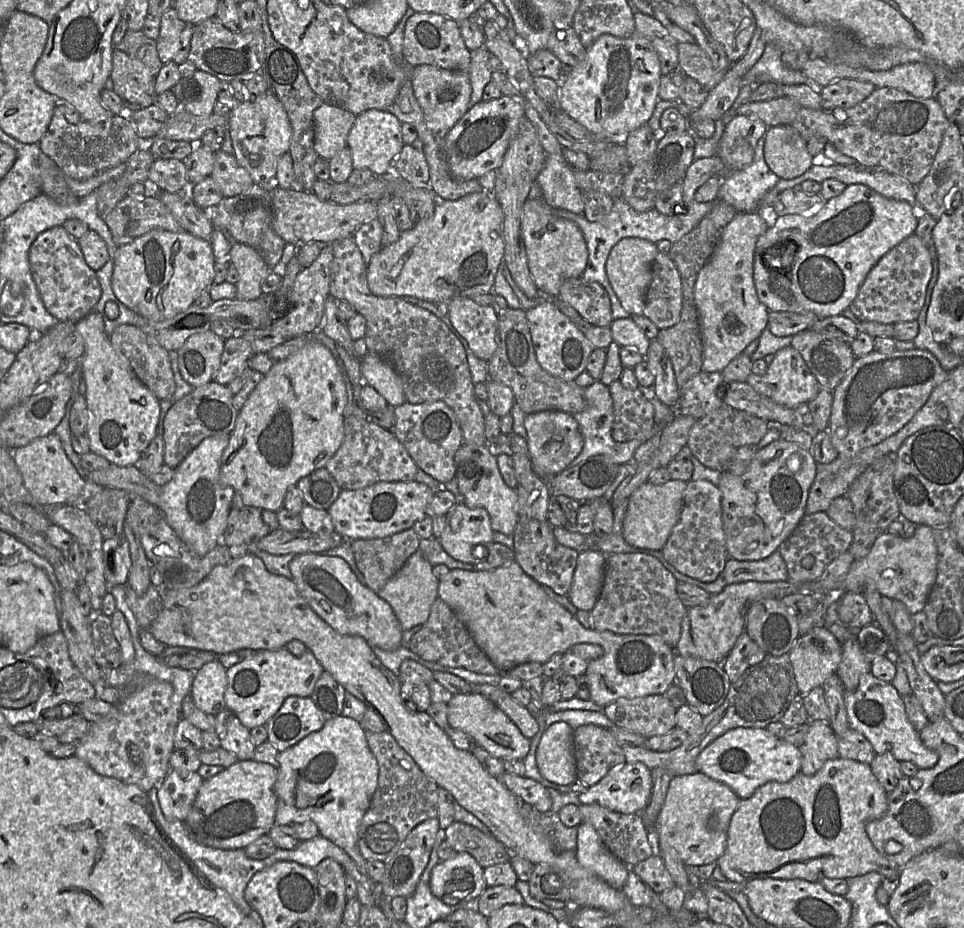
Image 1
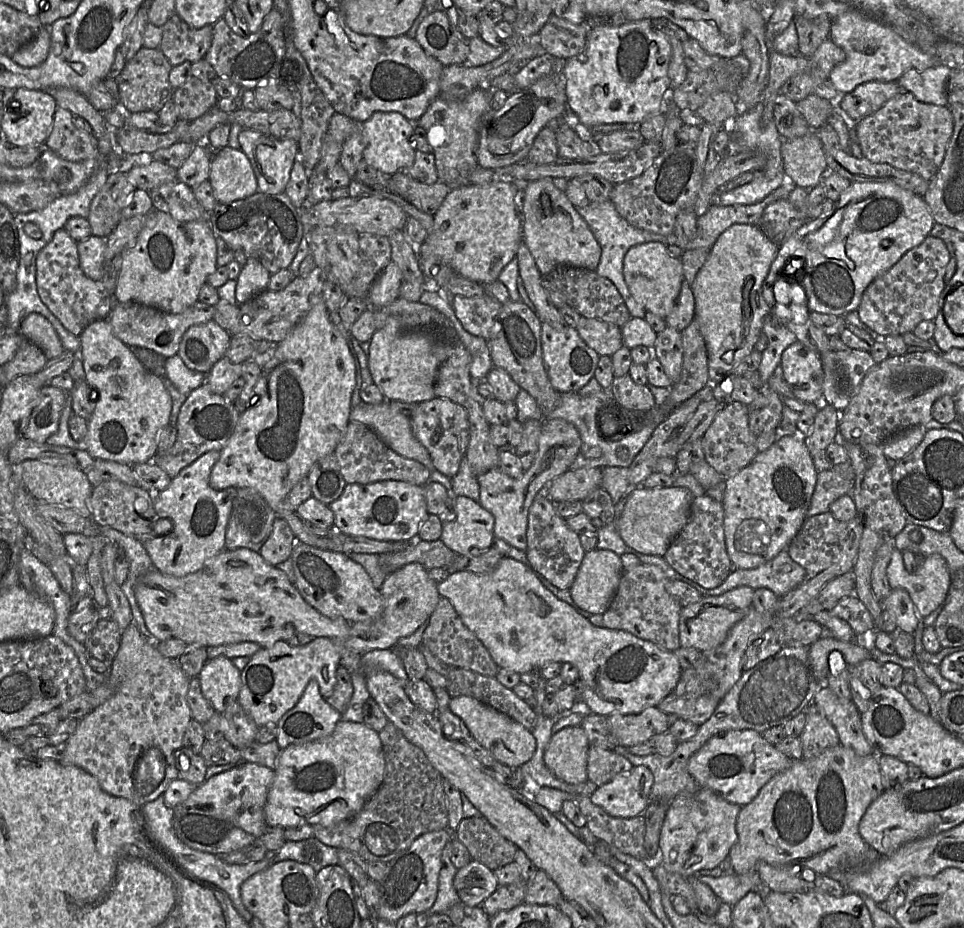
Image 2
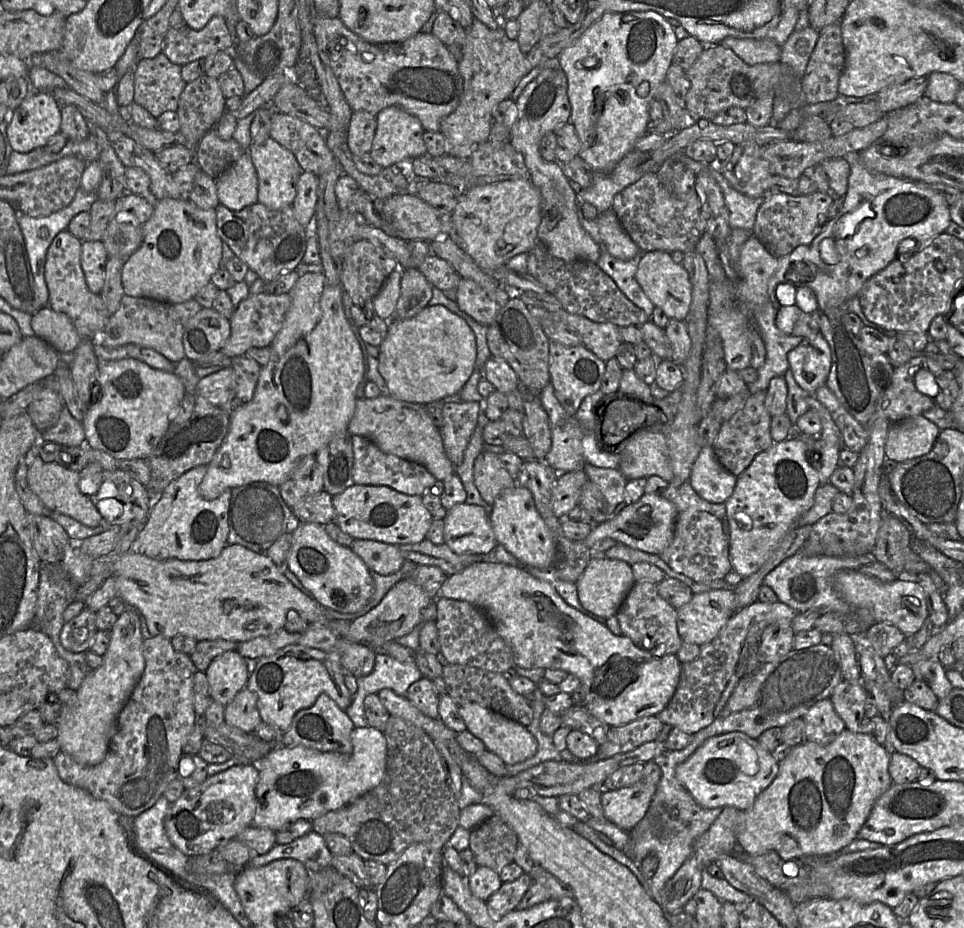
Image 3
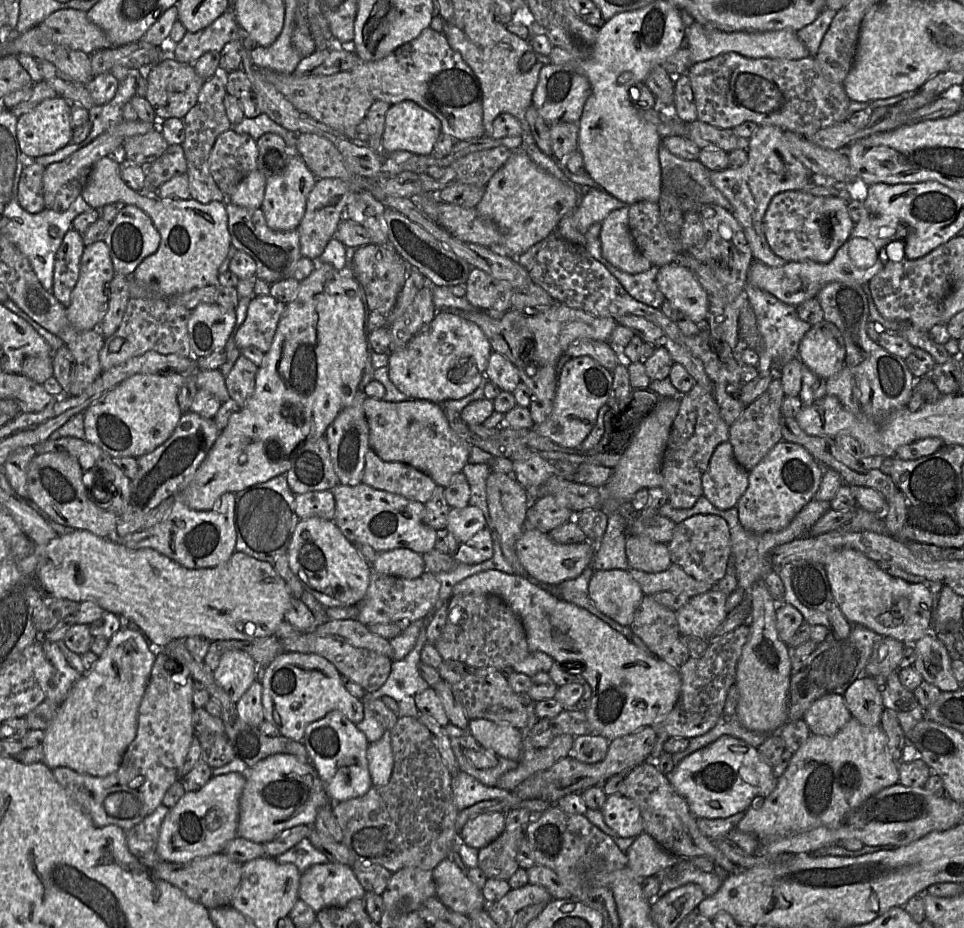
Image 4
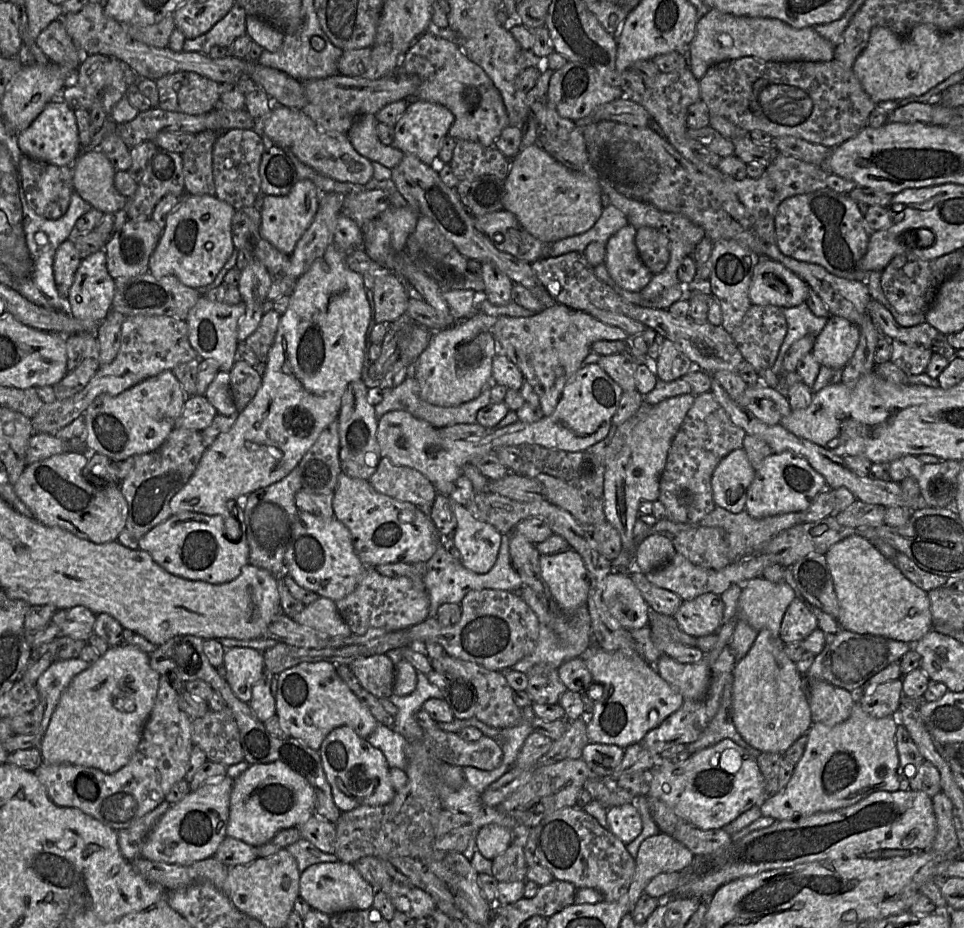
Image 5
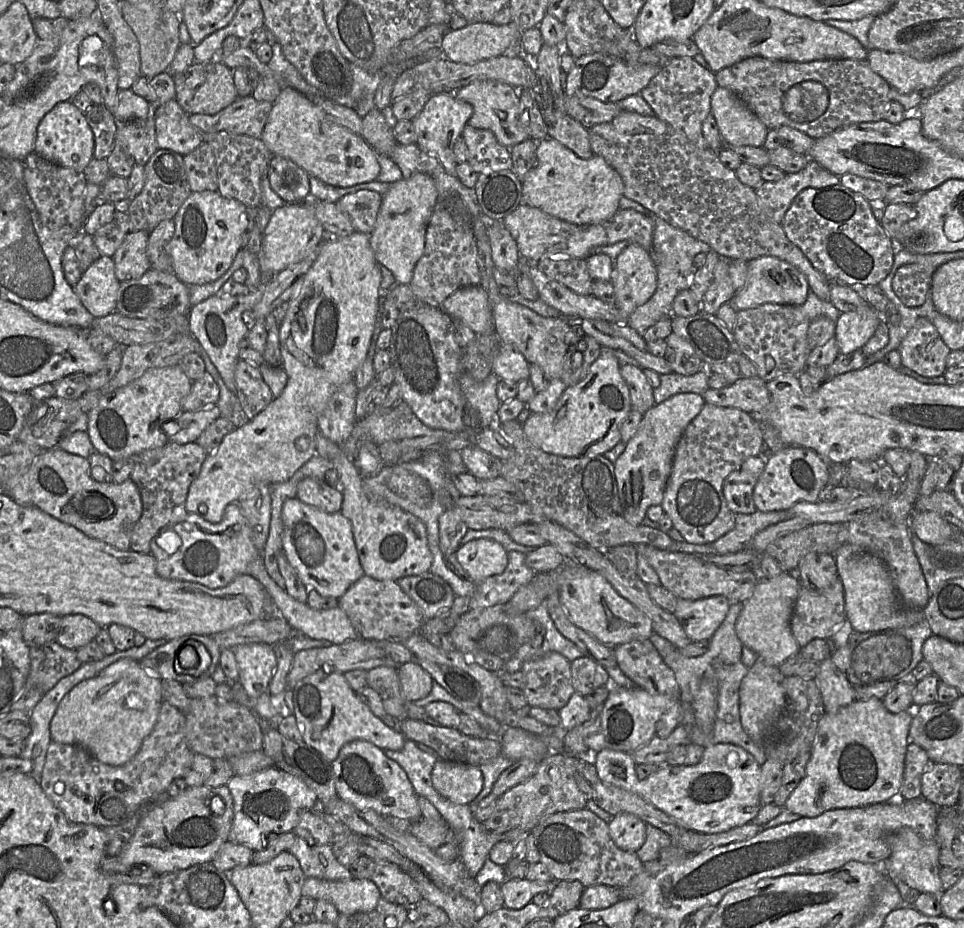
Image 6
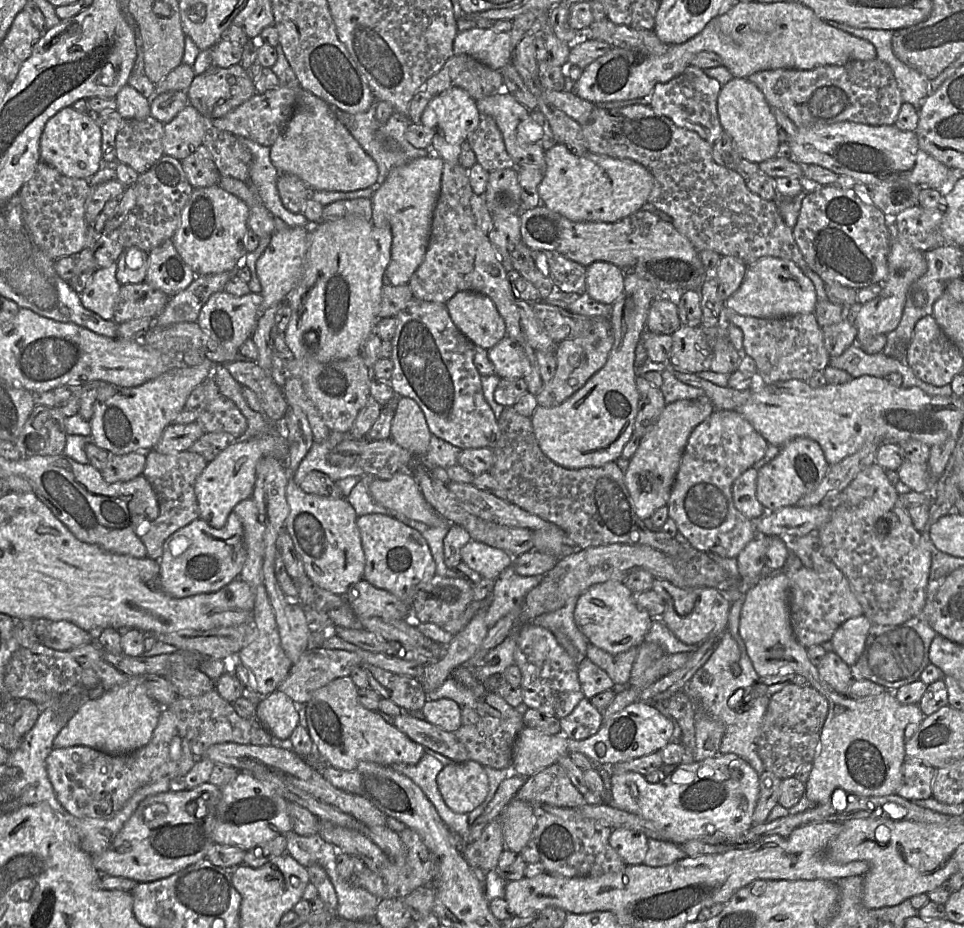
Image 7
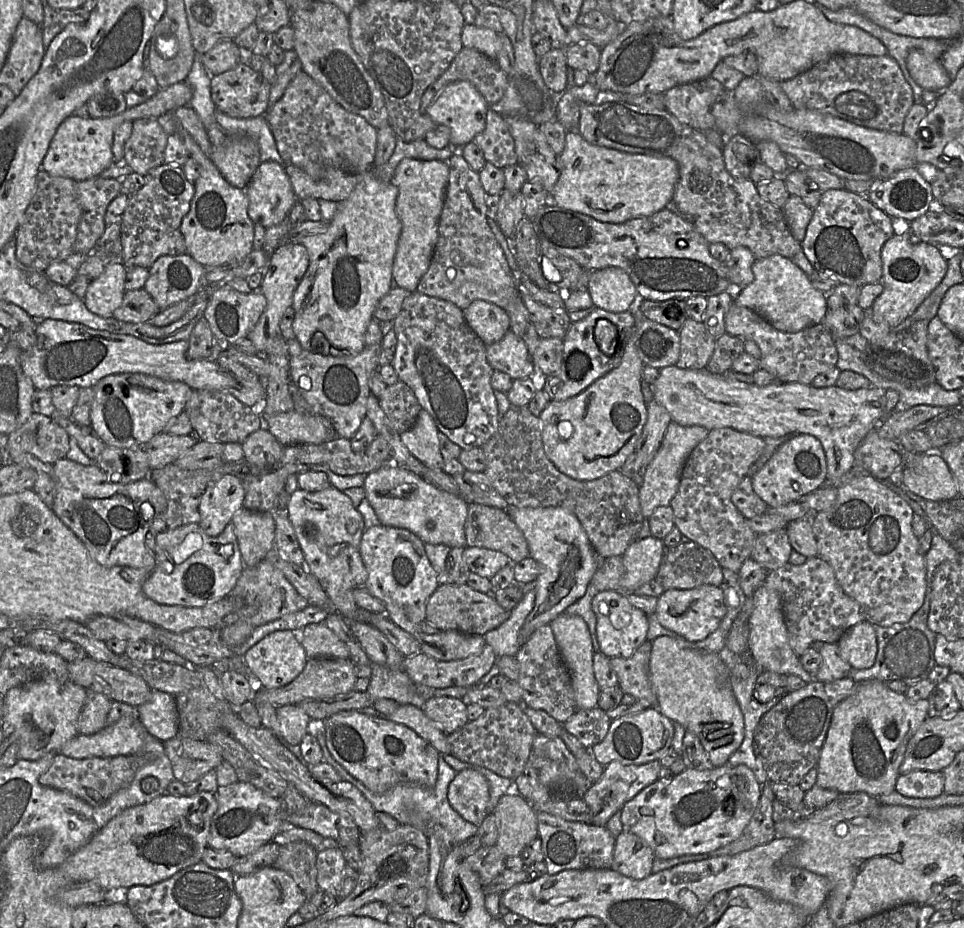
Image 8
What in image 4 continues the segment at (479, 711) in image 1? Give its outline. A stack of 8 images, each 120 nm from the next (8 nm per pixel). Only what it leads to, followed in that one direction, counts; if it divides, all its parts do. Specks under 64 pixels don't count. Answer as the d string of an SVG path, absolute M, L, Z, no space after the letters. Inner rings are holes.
M486 719L469 720L468 729L481 747L493 751L499 758L520 759L522 737L519 729Z

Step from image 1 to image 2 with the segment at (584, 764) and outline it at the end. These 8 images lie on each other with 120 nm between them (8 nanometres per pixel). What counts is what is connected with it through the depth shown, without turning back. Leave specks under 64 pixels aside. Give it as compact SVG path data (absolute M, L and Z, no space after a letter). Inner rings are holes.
M590 745L588 750L588 780L598 787L611 781L617 775L630 771L633 765L621 754Z

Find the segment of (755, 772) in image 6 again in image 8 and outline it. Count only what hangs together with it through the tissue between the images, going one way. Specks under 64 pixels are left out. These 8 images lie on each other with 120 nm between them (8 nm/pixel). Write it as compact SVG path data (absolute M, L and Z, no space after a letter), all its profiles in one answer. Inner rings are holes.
M727 763L725 765L703 771L686 768L682 773L678 774L677 776L674 776L671 779L671 781L657 780L653 784L641 790L634 798L626 802L620 810L621 822L625 831L628 831L638 836L652 849L655 858L671 859L684 855L707 854L732 843L742 835L743 831L748 826L750 819L752 818L759 805L760 797L761 784L757 781L752 770L748 768L746 765L740 764L738 766L730 766ZM737 777L743 777L745 779L745 787L743 787L743 789L741 789L741 787L736 786L735 782Z

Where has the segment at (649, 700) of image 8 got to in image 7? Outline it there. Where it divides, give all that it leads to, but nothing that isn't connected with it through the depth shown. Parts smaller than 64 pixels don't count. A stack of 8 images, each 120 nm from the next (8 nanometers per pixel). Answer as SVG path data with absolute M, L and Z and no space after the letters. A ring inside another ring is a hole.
M588 642L585 657L604 670L620 689L629 685L632 667L638 655L639 646L629 650L610 654Z

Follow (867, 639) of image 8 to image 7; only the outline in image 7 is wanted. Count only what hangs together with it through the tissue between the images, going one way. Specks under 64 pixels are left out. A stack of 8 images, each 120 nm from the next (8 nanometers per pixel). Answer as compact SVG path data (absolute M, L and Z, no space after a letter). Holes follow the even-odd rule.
M864 615L844 622L832 637L835 652L850 668L861 657L866 639L873 624Z

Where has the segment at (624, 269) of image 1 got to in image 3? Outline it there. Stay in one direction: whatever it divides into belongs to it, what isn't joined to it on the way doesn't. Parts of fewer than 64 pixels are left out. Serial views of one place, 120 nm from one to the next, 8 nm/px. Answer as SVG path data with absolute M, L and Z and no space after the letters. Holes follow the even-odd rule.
M650 251L642 254L635 278L643 292L655 307L660 308L670 318L684 320L692 302L692 283L682 264L675 263L671 254L665 251Z

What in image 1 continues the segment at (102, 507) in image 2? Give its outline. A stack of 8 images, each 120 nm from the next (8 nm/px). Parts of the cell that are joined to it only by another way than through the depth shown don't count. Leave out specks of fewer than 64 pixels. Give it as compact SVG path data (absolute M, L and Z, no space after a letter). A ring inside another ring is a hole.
M132 497L125 521L129 522L131 527L136 531L150 564L161 574L163 578L163 590L178 590L193 587L204 580L213 568L224 565L233 559L229 548L224 543L219 543L202 557L195 555L170 527L165 513L157 506L139 497Z

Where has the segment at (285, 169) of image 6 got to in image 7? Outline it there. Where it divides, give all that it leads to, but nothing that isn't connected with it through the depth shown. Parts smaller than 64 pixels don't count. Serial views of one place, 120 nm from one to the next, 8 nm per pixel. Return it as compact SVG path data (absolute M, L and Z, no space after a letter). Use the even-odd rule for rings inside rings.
M279 173L276 187L283 205L292 213L303 214L313 190L299 177L289 173Z

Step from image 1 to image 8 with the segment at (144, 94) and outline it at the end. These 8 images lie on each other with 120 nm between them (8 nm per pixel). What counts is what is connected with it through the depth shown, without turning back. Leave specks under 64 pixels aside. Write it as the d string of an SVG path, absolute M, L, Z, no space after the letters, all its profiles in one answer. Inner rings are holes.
M240 62L229 71L211 76L211 99L217 111L233 118L264 116L269 109L271 87L260 71L256 72L245 62Z

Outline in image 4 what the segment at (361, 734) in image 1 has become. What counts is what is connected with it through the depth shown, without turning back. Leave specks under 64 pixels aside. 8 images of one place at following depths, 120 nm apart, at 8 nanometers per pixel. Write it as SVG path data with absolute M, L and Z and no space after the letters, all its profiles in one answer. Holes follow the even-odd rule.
M389 731L377 741L369 743L367 761L373 786L388 784L394 765ZM272 755L253 767L248 767L243 775L246 784L239 800L237 836L255 843L265 844L276 838L282 831L298 825L313 826L318 810L330 802L311 762L303 762L293 755Z

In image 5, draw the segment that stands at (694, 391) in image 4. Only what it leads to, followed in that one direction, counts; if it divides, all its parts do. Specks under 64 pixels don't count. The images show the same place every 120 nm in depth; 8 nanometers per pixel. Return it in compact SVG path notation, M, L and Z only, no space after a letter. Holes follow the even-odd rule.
M711 392L695 396L692 407L671 442L660 477L658 499L665 506L669 520L700 525L714 510L716 504L711 487L713 472L725 456L742 448L746 434L745 430L731 421Z

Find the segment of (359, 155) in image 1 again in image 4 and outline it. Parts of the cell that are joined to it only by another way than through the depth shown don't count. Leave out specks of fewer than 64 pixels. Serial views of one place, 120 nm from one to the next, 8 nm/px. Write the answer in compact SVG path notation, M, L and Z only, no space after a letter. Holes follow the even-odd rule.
M405 100L391 105L387 111L378 152L384 158L395 151L431 155L441 133L441 122L436 116L417 103Z

